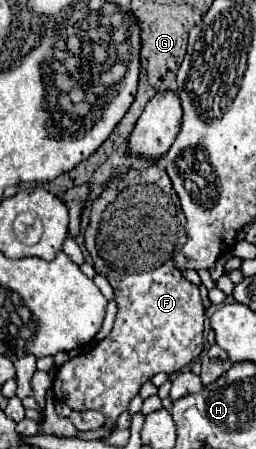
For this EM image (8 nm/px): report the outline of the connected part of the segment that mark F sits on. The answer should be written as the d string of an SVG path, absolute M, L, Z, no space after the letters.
M151 164L145 170L131 170L119 182L113 176L109 188L93 202L91 222L85 232L85 246L93 258L97 274L105 276L115 290L117 318L111 334L95 344L89 352L79 354L59 366L53 380L55 400L67 404L71 410L99 410L107 418L107 426L113 426L117 416L127 410L139 388L159 372L179 372L191 364L203 350L203 302L199 288L187 282L173 264L173 250L185 242L183 234L185 216L171 188L167 172L159 164Z

